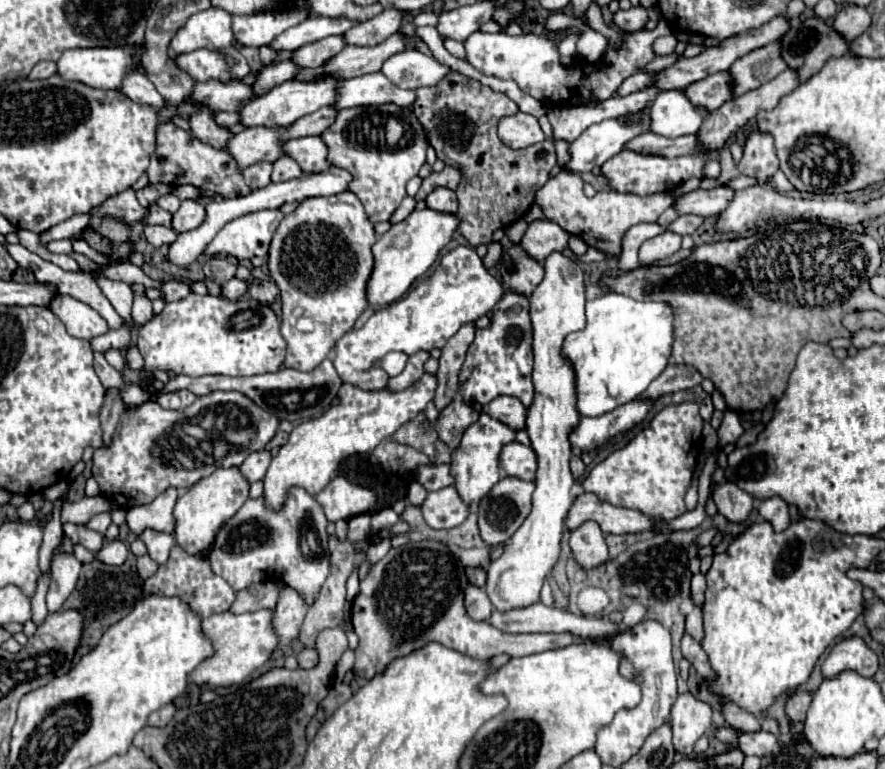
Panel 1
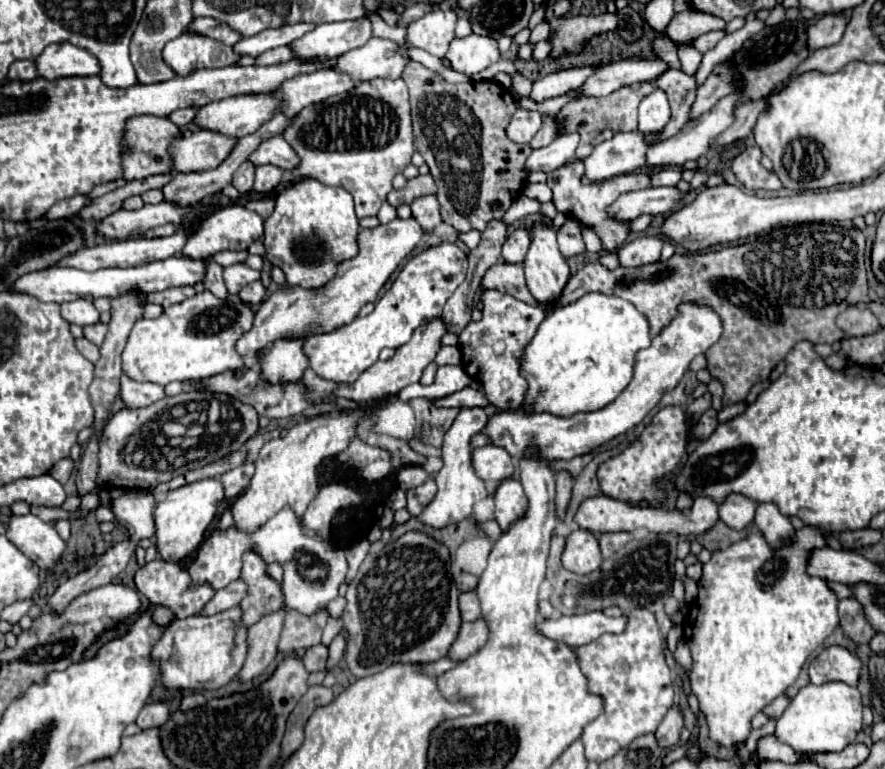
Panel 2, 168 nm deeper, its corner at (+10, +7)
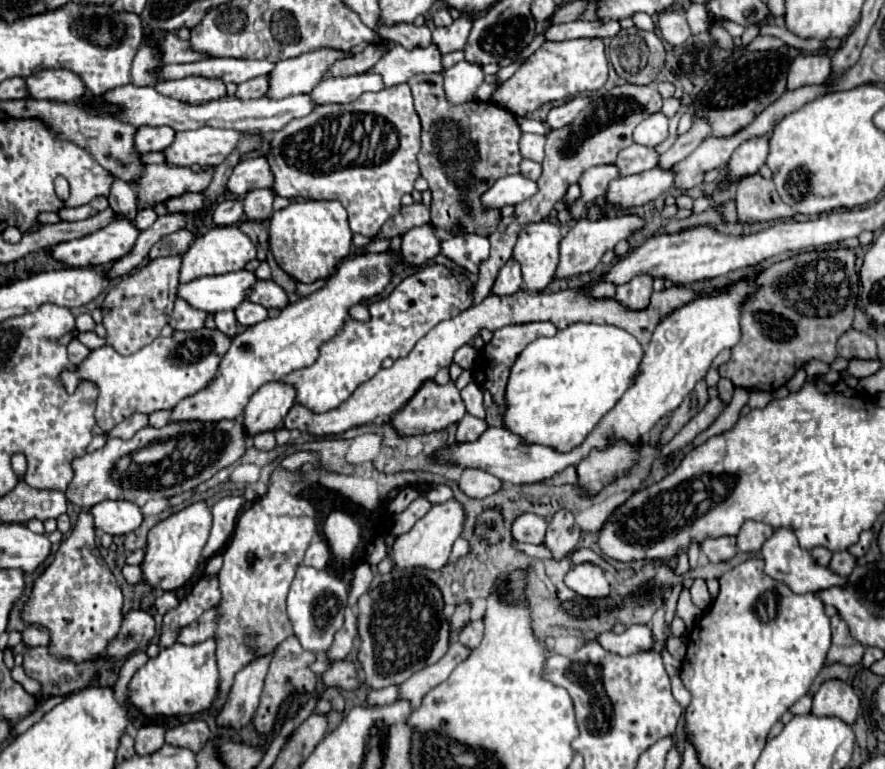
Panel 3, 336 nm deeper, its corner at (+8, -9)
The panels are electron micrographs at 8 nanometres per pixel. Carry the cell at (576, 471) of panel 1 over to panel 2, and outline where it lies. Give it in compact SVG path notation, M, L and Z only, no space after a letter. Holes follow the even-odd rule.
M560 470L560 472L556 474L556 508L558 508L558 518L560 518L560 520L562 520L562 516L564 516L564 510L566 510L568 502L570 502L572 484L574 484L574 480L572 480L570 472Z

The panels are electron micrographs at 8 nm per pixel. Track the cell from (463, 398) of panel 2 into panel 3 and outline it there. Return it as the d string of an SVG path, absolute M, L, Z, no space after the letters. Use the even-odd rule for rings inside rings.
M426 380L418 388L418 392L392 416L390 424L398 432L398 436L418 436L418 434L430 434L436 430L444 430L446 426L460 422L464 414L466 410L460 398L460 390L454 386L452 380L444 386L436 384L434 380Z

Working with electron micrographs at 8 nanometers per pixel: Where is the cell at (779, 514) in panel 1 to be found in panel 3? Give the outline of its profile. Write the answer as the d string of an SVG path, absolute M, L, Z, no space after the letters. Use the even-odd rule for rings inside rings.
M776 530L772 538L766 540L766 544L762 546L762 560L764 560L764 572L778 582L784 582L792 592L796 594L806 594L806 592L818 592L830 586L842 586L846 584L846 578L830 572L826 566L818 566L816 560L810 556L808 550L800 548L796 542L796 536L792 530Z

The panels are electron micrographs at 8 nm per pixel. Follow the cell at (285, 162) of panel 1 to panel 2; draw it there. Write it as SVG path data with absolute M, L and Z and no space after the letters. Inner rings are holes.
M272 164L258 166L258 168L256 168L254 190L264 192L264 190L268 190L268 188L274 188L274 186L282 180L282 174L284 174L284 170L278 168L278 166L272 166Z

